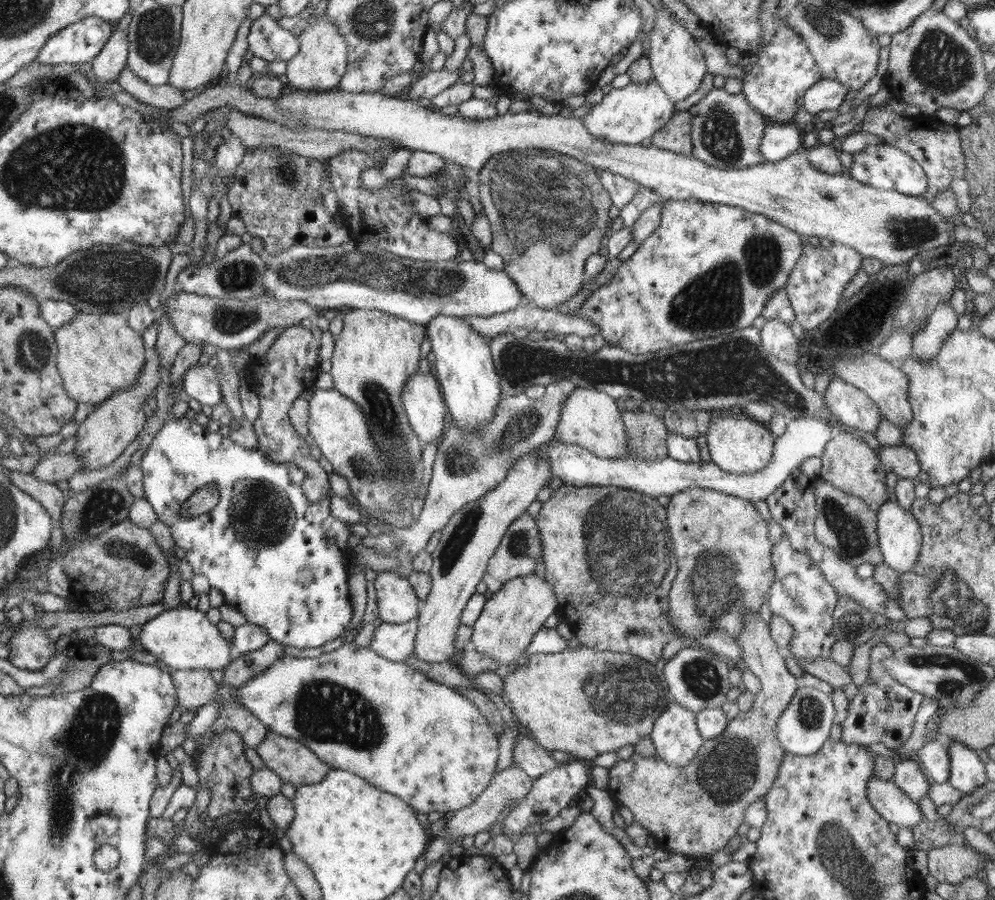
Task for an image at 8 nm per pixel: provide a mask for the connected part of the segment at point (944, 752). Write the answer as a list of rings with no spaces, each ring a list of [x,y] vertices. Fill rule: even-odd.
[[[946,737],[928,740],[915,759],[921,765],[924,774],[934,783],[946,783],[950,776],[950,754],[948,754],[949,740]]]

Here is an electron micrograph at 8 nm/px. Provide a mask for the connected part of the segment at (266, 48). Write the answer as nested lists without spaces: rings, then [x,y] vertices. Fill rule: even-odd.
[[[268,13],[253,22],[247,39],[254,56],[268,61],[287,62],[300,50],[297,36],[279,26]]]

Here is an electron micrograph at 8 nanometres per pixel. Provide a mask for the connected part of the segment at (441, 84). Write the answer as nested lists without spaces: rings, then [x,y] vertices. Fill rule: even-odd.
[[[428,69],[422,77],[415,77],[411,86],[402,97],[416,102],[418,102],[420,97],[431,99],[433,96],[440,94],[446,88],[461,80],[459,69],[454,71],[446,69],[431,71]]]

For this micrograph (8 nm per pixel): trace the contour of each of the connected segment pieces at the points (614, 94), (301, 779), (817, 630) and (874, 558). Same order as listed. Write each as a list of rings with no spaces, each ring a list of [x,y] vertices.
[[[630,82],[621,88],[613,88],[607,92],[600,103],[592,105],[590,111],[582,117],[584,128],[598,140],[612,144],[636,145],[658,132],[670,119],[674,109],[671,98],[656,84],[650,82]]]
[[[268,730],[266,738],[254,749],[264,759],[264,766],[280,775],[284,783],[290,782],[294,786],[318,784],[333,769],[297,739],[282,736],[272,730]]]
[[[784,534],[780,541],[774,544],[772,563],[776,569],[776,580],[768,590],[768,606],[774,615],[782,616],[794,626],[795,636],[789,645],[789,650],[794,658],[812,659],[814,657],[830,658],[830,651],[837,639],[833,636],[834,619],[833,612],[839,596],[834,587],[825,579],[820,567],[814,563],[808,553],[803,553],[792,548],[788,536]]]
[[[818,476],[814,479],[815,518],[814,534],[818,542],[828,546],[841,559],[857,567],[862,563],[877,565],[884,562],[879,547],[877,516],[864,501],[834,487],[832,483]]]

